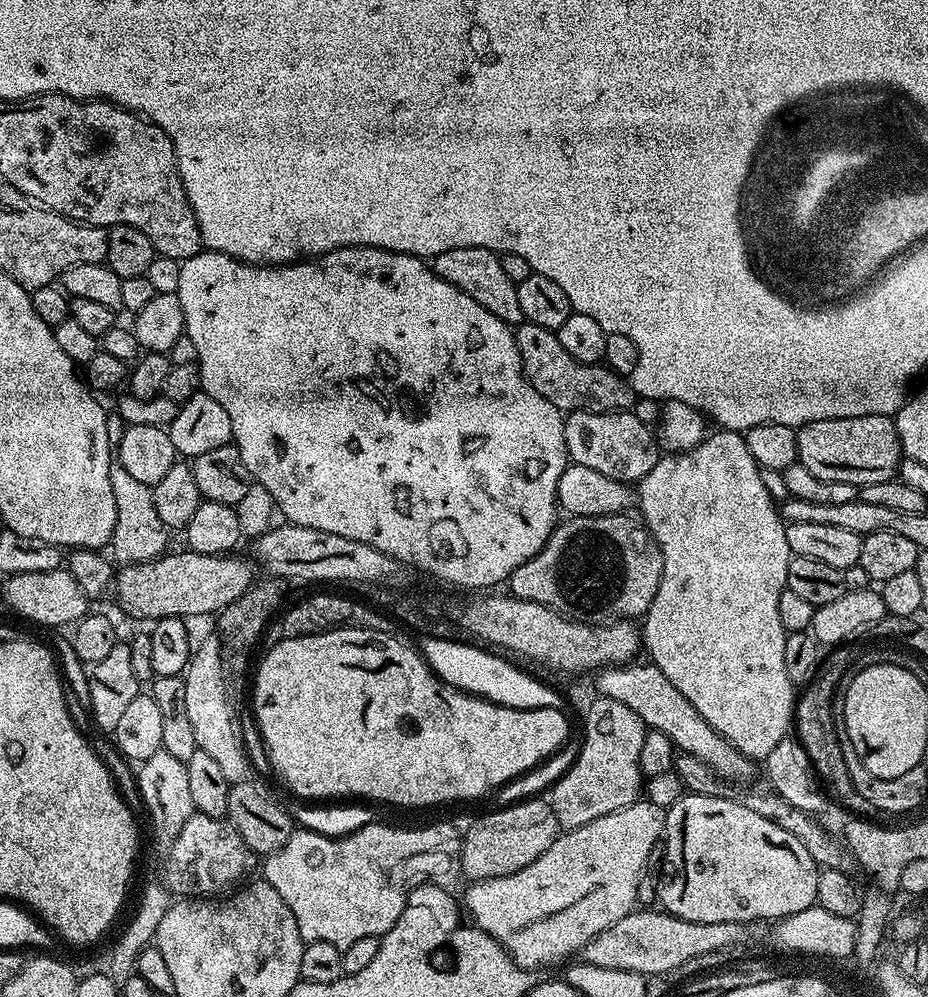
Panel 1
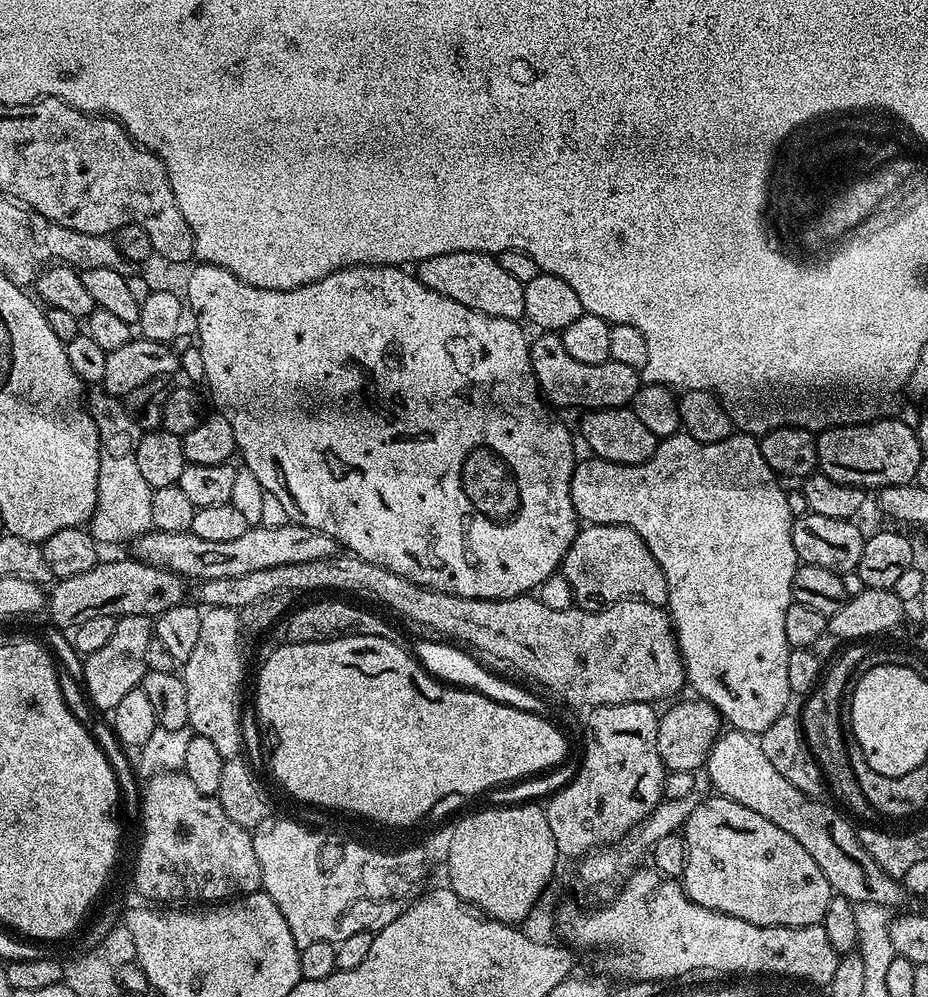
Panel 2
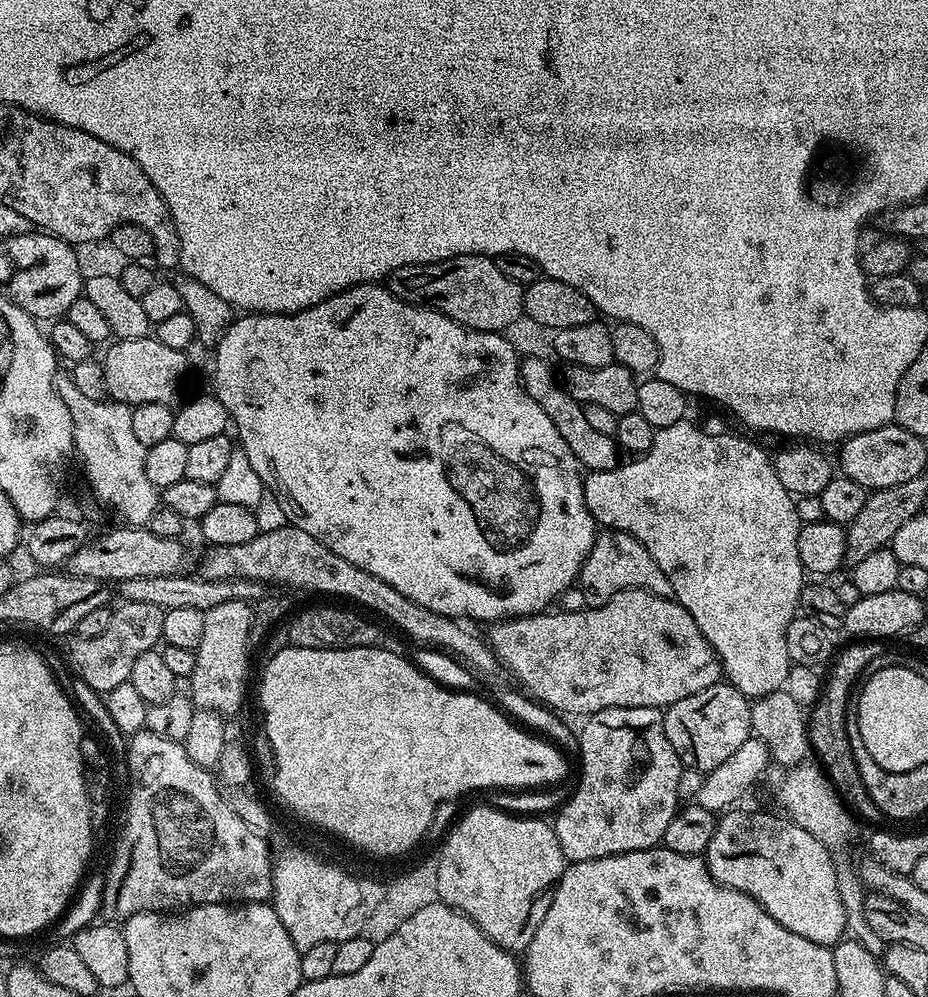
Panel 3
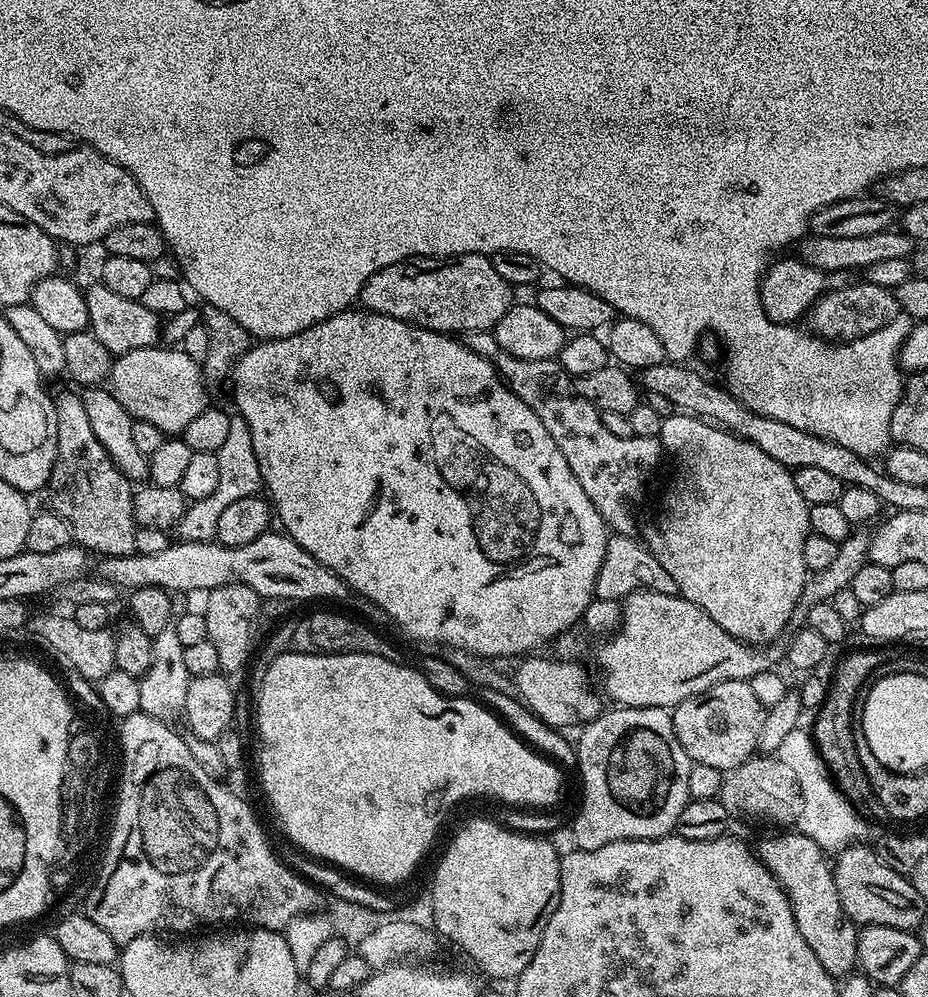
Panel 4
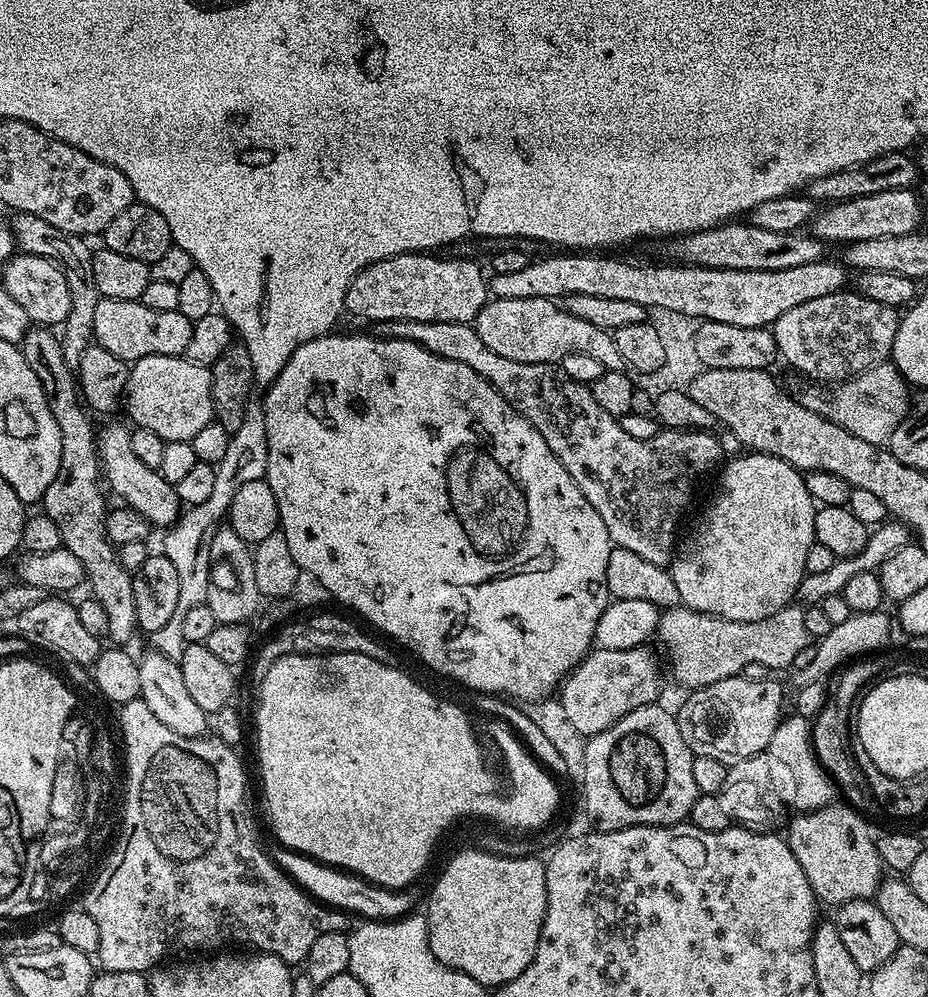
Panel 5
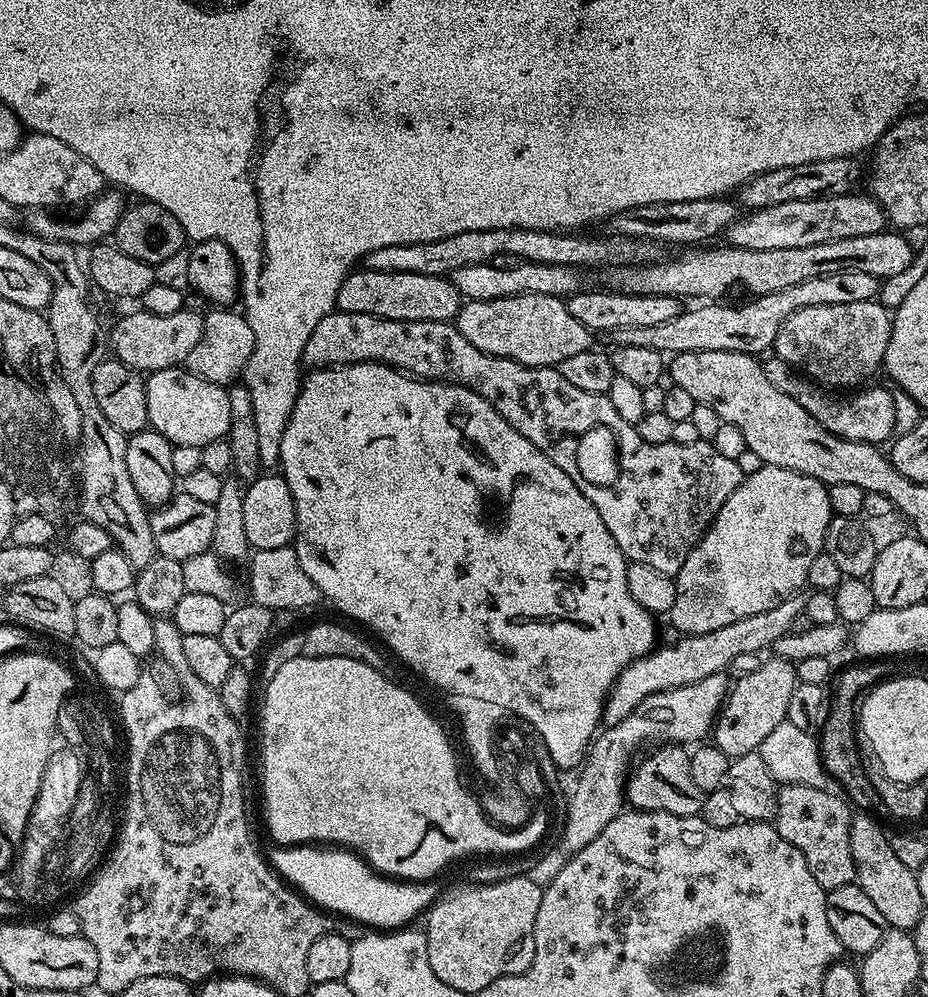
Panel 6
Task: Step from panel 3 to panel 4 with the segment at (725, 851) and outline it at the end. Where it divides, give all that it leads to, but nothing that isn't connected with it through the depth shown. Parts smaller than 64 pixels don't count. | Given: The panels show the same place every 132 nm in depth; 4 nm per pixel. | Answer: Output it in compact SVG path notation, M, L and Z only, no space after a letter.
M784 830L780 834L762 841L758 855L788 896L794 922L798 922L798 934L806 938L806 946L814 950L818 962L822 962L822 970L826 970L826 974L833 978L843 978L857 967L858 928L842 910L842 902L838 902L832 869L829 861L824 861L826 852L799 830Z

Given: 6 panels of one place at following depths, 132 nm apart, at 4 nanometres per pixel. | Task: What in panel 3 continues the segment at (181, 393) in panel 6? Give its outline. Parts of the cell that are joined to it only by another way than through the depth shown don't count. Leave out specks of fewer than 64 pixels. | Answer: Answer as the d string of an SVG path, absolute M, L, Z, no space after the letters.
M151 335L137 340L116 340L107 345L108 353L102 356L104 365L104 391L113 401L129 406L142 402L162 402L172 404L175 396L180 392L180 375L186 372L186 361L183 351L179 347L171 348L160 340L152 340Z

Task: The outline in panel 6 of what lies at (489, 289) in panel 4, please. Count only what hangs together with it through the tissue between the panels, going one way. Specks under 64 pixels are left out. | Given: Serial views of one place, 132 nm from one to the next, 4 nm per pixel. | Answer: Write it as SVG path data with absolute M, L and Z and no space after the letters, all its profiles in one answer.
M361 267L348 273L337 292L336 308L350 314L374 314L402 322L455 321L462 297L451 279L434 274L394 274Z

